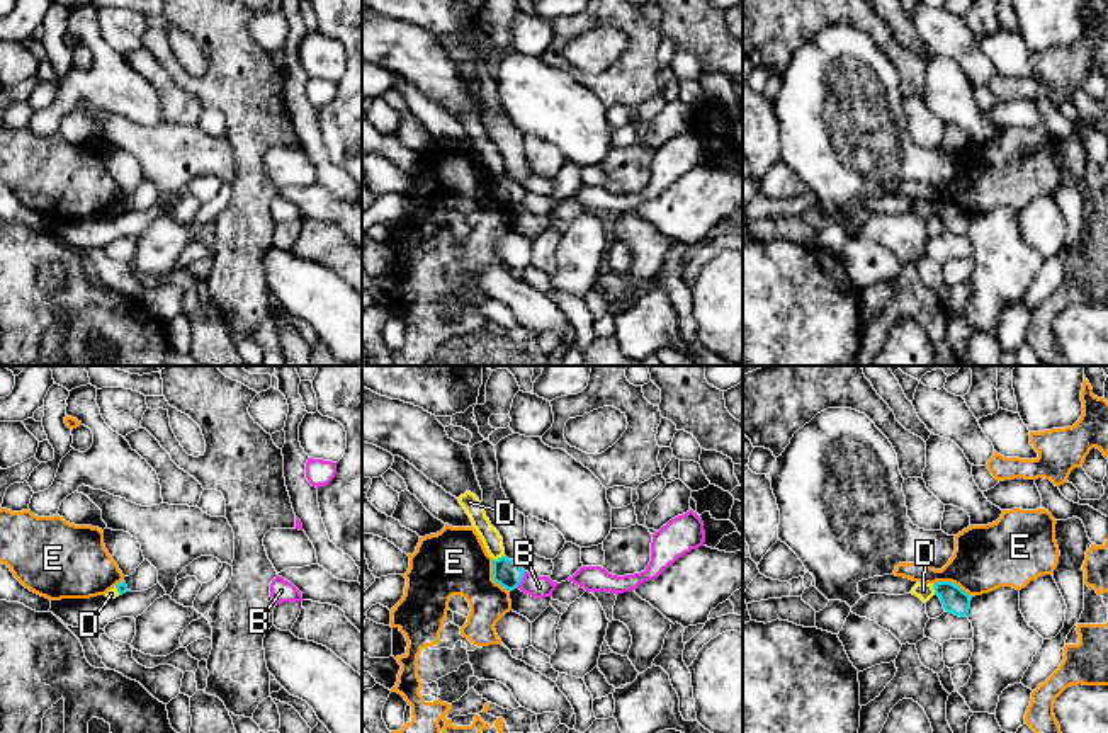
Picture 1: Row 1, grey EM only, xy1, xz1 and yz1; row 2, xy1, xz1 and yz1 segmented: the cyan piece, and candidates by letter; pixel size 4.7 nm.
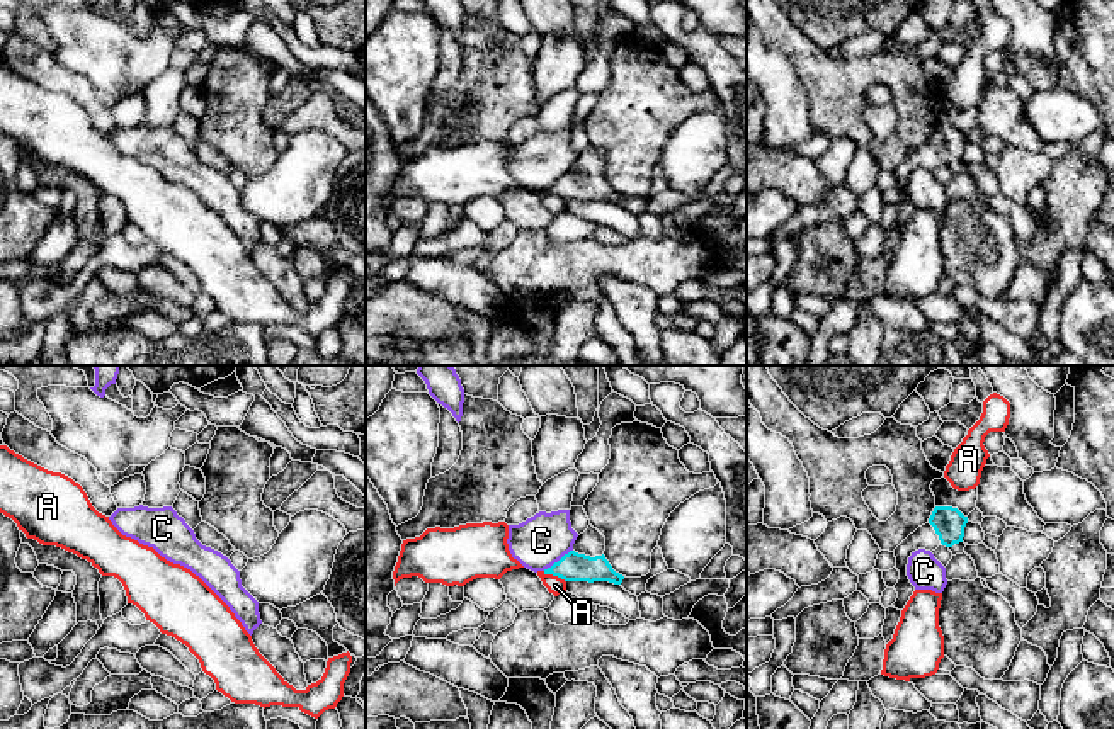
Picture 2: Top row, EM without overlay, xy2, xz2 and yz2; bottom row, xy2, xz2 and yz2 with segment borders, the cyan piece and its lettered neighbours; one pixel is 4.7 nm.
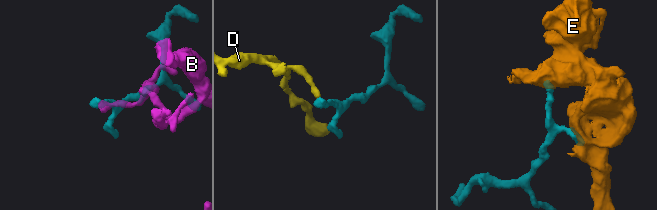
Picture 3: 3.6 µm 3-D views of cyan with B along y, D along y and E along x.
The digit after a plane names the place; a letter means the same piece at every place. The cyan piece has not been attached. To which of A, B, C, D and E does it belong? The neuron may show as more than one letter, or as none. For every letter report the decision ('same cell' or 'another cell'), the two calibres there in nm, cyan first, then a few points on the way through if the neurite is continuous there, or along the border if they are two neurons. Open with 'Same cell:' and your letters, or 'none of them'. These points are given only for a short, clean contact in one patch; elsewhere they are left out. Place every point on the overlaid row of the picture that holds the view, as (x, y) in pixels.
Same cell: none of them
A: another cell | 140/90 nm
B: another cell | 130/110 nm | along xz1 (525, 572), (515, 587)
C: another cell | 140/240 nm | along xz2 (572, 549), (543, 570)
D: another cell | 130/90 nm | along xz1 (503, 555), (493, 560)
E: another cell | 120/300 nm

